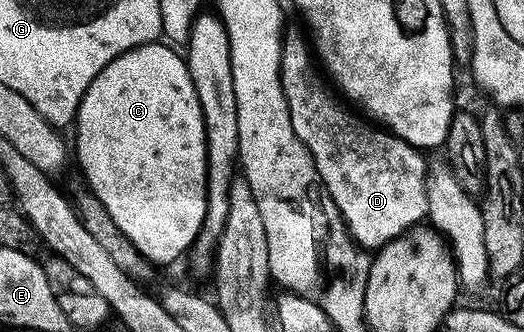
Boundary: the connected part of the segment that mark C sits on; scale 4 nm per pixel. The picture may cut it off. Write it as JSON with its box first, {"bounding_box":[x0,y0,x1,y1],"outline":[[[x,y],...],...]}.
{"bounding_box":[73,43,207,267],"outline":[[[167,43],[138,45],[113,59],[89,83],[73,122],[73,153],[79,156],[82,176],[125,239],[159,267],[190,250],[207,210],[206,129],[201,103],[186,60],[170,48],[174,49]]]}

